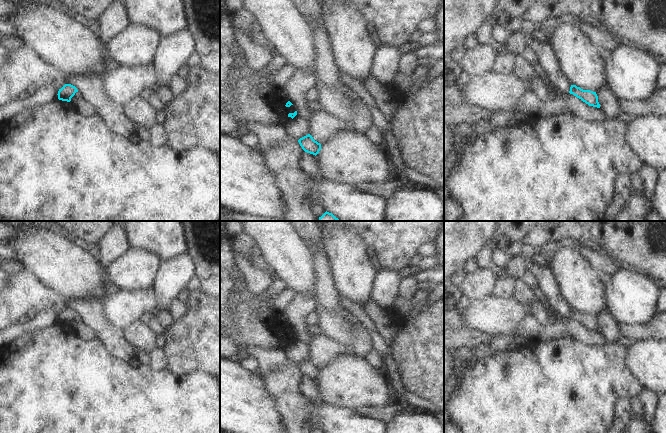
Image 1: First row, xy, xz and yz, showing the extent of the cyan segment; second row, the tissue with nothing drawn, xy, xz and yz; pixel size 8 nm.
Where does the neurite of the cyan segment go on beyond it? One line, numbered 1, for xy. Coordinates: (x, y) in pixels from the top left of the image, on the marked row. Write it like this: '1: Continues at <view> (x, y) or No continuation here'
1: No continuation here

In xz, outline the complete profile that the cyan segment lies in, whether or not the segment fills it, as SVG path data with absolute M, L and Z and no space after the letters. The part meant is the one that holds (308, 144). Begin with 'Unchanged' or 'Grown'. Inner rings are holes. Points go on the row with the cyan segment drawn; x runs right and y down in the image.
Unchanged. M308 134L298 140L302 149L310 154L317 155L321 150L321 144L313 139L313 137Z

